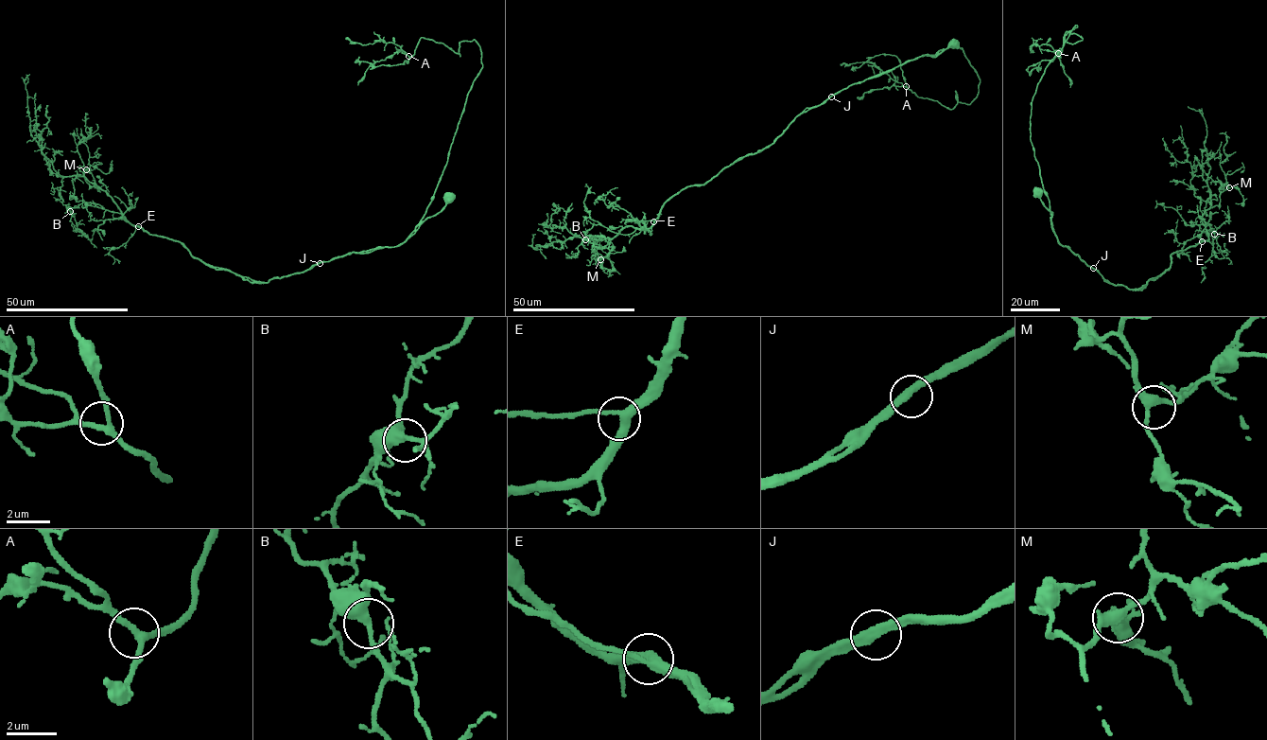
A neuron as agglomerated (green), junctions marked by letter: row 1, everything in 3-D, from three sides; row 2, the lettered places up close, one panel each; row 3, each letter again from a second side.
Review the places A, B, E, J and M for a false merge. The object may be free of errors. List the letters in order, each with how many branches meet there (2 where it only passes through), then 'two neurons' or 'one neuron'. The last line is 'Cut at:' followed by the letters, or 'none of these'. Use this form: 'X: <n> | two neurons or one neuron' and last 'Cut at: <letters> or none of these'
A: 3 | one neuron
B: 2 | one neuron
E: 3 | one neuron
J: 2 | one neuron
M: 3 | one neuron
Cut at: none of these

